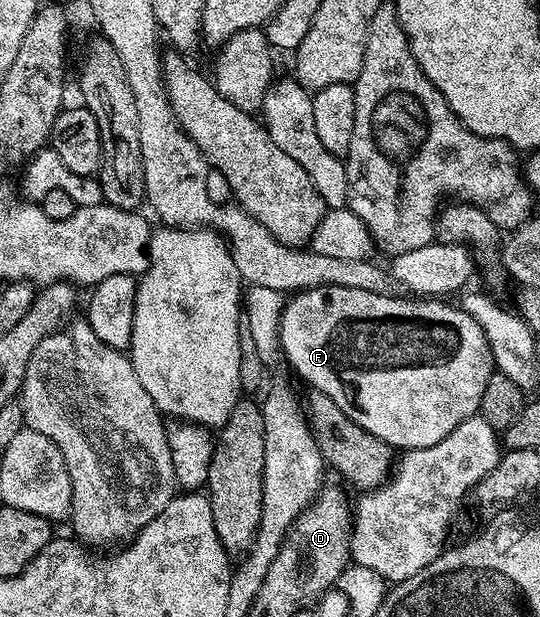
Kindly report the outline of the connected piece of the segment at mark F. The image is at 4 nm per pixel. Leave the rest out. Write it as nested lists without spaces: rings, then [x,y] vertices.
[[[323,284],[320,288],[305,288],[290,297],[286,301],[283,313],[280,316],[279,349],[282,359],[316,392],[325,394],[337,402],[337,406],[361,430],[373,434],[373,438],[381,438],[392,450],[410,450],[413,448],[424,448],[433,446],[445,438],[461,422],[465,422],[479,411],[481,394],[485,394],[485,382],[489,382],[493,371],[491,358],[491,347],[477,322],[468,314],[462,306],[455,308],[451,302],[440,302],[435,298],[407,298],[402,300],[396,294],[384,294],[381,292],[370,292],[369,290],[353,290],[349,286],[337,286],[336,284]]]

